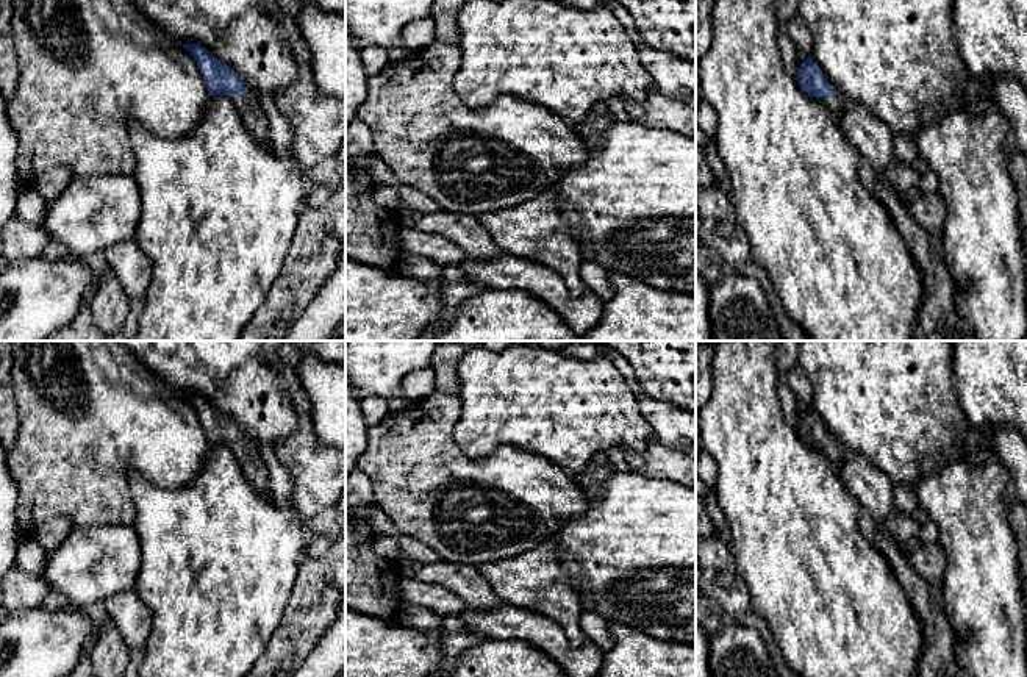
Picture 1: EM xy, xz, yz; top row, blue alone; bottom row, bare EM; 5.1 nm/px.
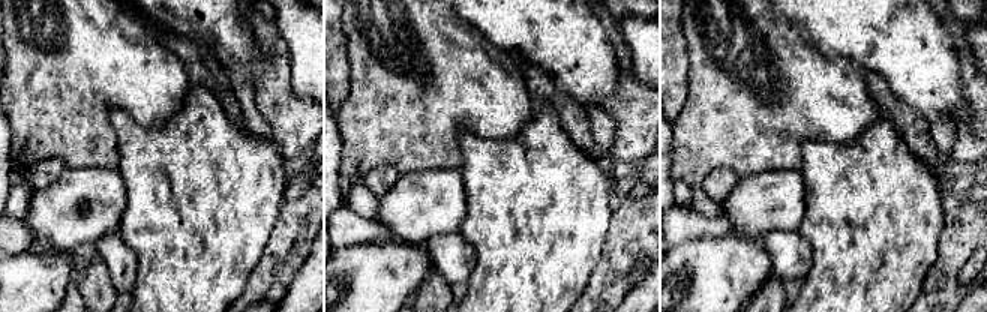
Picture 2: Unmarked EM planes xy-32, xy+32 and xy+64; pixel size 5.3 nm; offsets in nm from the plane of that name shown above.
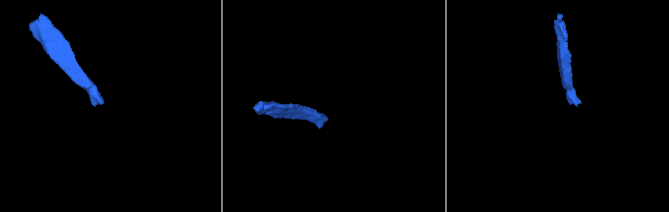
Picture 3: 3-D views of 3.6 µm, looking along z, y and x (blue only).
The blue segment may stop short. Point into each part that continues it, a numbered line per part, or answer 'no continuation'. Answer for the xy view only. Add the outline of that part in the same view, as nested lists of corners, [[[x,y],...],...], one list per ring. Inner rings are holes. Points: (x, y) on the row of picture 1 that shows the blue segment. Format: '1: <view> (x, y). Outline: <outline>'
1: xy (247, 107). Outline: [[[238,95],[231,99],[245,128],[263,144],[270,144],[267,119],[253,95]]]

